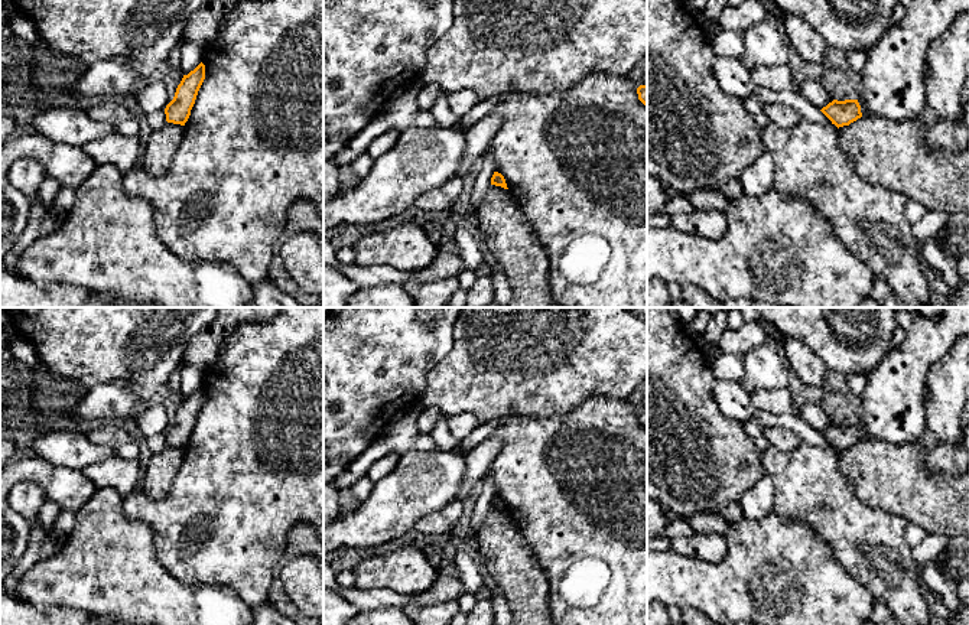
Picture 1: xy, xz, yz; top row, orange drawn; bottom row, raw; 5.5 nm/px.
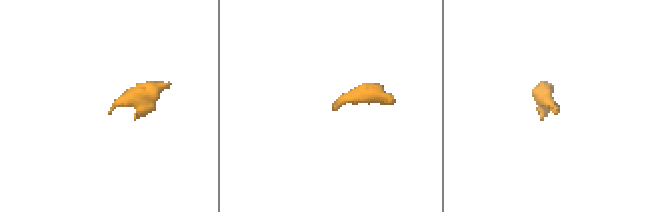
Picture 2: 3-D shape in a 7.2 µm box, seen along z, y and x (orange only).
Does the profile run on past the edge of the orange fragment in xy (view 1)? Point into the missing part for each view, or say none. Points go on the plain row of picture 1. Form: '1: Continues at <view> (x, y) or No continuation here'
1: No continuation here

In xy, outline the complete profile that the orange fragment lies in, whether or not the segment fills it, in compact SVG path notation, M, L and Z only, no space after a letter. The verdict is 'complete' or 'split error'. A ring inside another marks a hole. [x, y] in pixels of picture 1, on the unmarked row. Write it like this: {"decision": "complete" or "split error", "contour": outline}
{"decision": "complete", "contour": "M202 385L188 398L183 398L173 423L165 432L168 446L185 449L204 403L205 388Z"}

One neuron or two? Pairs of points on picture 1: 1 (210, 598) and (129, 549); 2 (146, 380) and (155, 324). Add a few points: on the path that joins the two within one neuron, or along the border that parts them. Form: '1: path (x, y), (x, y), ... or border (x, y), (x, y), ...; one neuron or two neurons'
1: path (189, 598), (176, 598), (148, 569); one neuron
2: path (146, 365), (146, 338); one neuron

